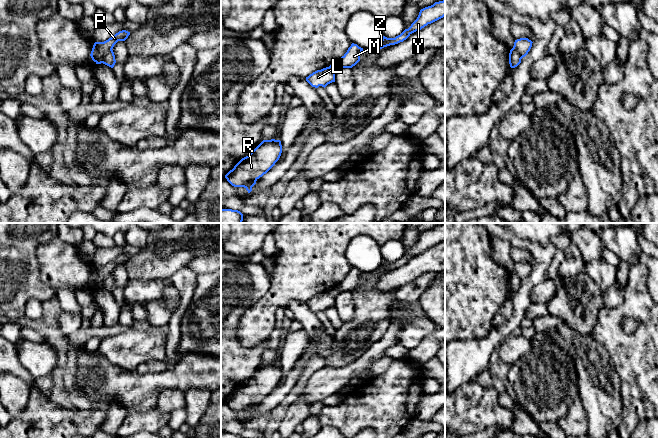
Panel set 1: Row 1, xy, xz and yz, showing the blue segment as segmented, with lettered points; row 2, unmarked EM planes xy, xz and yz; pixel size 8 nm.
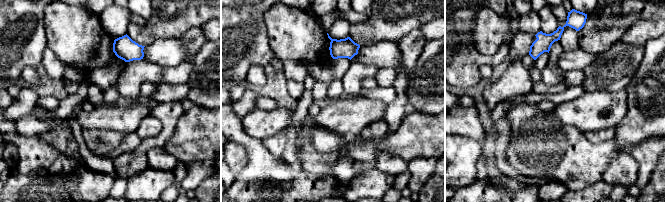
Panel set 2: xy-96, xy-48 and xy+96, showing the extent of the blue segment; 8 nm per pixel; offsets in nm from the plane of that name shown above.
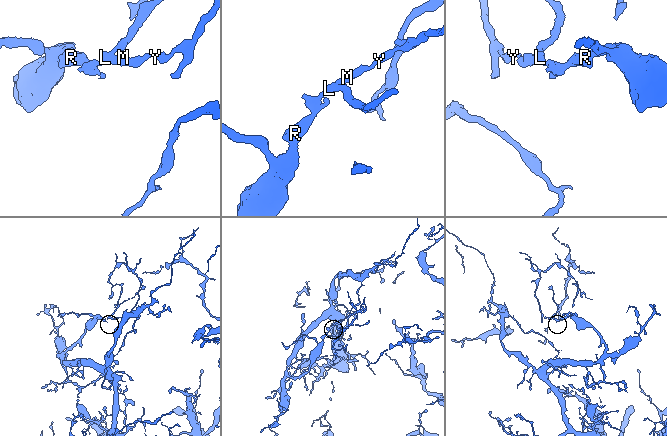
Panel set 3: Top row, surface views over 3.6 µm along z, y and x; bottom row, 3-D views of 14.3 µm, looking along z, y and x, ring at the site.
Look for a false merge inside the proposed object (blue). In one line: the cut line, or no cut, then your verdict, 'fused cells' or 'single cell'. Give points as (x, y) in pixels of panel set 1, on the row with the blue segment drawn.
cut xy (111, 49), (103, 56), (101, 62); fused cells

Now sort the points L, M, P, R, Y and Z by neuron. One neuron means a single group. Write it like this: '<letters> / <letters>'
L P R / M Y Z

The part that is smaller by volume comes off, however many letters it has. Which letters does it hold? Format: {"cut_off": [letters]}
{"cut_off": ["M", "Y", "Z"]}

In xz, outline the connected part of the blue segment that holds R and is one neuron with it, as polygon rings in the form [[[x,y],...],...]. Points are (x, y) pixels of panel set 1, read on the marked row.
[[[263,140],[248,156],[242,158],[225,178],[234,187],[244,187],[248,193],[256,181],[279,160],[282,153],[280,140]]]

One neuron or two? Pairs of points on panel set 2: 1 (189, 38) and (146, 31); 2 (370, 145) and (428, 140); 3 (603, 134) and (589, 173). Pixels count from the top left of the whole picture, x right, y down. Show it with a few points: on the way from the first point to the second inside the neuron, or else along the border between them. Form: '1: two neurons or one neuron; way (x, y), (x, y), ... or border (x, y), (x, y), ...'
1: two neurons; border (198, 26), (191, 27), (180, 37)
2: one neuron; way (384, 144), (414, 140)
3: two neurons; border (583, 134), (594, 143), (613, 139)

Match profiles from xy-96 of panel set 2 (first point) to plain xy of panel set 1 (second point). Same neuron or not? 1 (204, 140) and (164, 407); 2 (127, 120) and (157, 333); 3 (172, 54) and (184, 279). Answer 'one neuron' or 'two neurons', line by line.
1: two neurons
2: one neuron
3: two neurons

